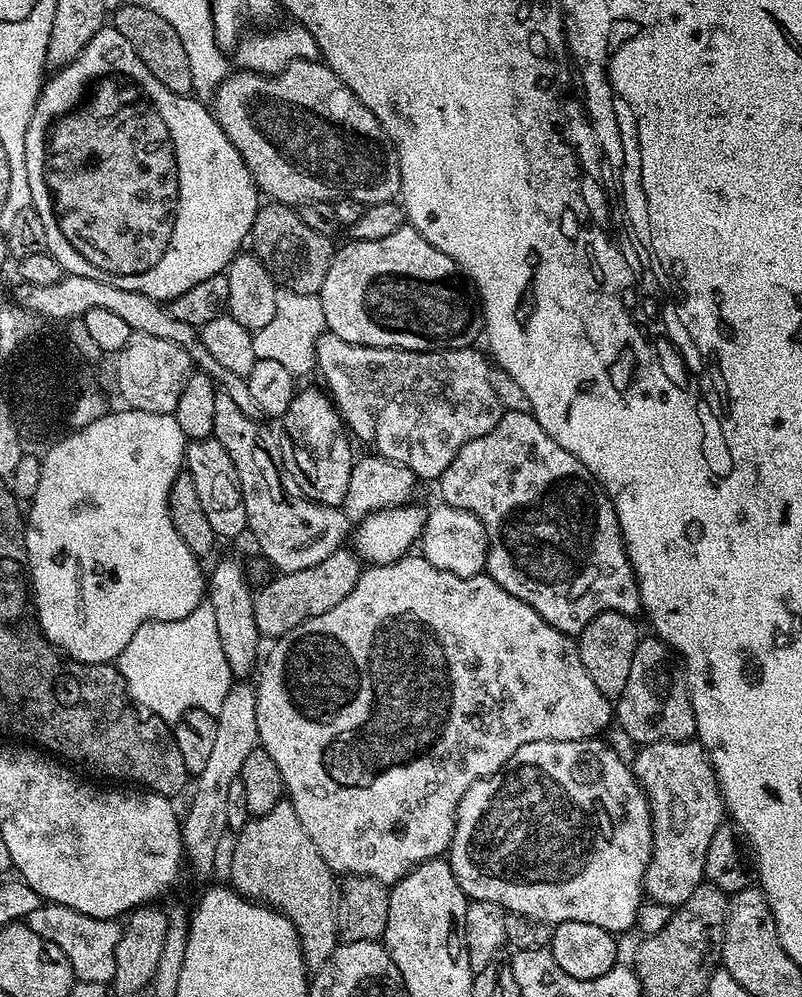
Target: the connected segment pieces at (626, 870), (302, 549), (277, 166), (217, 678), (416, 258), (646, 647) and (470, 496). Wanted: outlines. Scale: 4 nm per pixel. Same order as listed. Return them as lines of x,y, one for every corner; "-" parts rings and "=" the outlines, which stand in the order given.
600,738
574,742
535,740
514,750
514,758
510,758
510,762
502,765
493,776
482,778
474,782
474,786
470,786
468,794
462,798
456,811
456,833
452,835
452,847
446,853
446,859
454,870
454,878
459,882
461,890
469,901
494,902
508,912
517,912
535,920
546,920
553,926
573,920
590,922
594,926
602,926
602,930
607,932
621,934
620,932
636,924
636,916
645,899
646,866
652,857
652,815
648,805
648,795
642,791
636,781
629,761
623,760
614,749
607,748
602,741
603,739
=
223,394
214,398
212,436
226,446
226,454
230,454
234,470
238,470
242,502
246,502
248,532
256,539
261,554
276,567
277,573
318,566
322,558
330,558
334,550
342,547
347,536
349,539
349,518
343,507
331,508
304,494
300,489
300,480
286,463
286,452
280,449
275,434
259,428
256,423
253,417
238,410
234,398
=
291,60
291,62
275,74
265,74
255,70
239,71
234,73
233,76
226,77
217,86
214,115
216,121
222,126
226,138
230,138
230,142
234,142
238,154
242,154
242,158
246,162
246,166
250,170
257,188
260,189
261,193
269,201
289,206
299,206
311,200
330,200
335,202
345,196
346,198
358,198
358,202
369,206
376,203
395,201
399,197
400,167
398,166
396,147
392,145
392,141
384,133
384,127
380,125
378,118
374,118
372,111
350,91
342,82
342,78
338,78
338,74
334,74
334,70
330,70
327,64
320,60
=
207,602
199,604
186,618
148,620
138,626
118,658
118,667
129,697
145,713
165,722
181,720
191,708
217,714
234,683
226,654
222,654
214,606
=
403,226
394,231
394,234
389,234
386,238
379,238
377,241
360,241
349,239
348,244
344,244
335,249
332,254
332,261
330,262
330,270
326,270
326,282
322,282
322,290
318,293
320,301
322,302
322,310
326,313
326,322
328,323
327,331
338,334
338,338
346,338
346,342
351,344
361,344
362,346
382,346
383,348
401,348
402,350
414,350
415,352
434,352
437,350
451,350
454,348
470,348
477,342
476,339
481,339
484,331
484,309
480,302
480,297
473,285
470,283
467,276
460,271
460,267
456,265
453,260
446,254
442,254
442,250
438,250
434,246
430,246
430,242
426,242
426,238
422,238
422,234
418,234
418,230
414,230
411,226
=
645,635
634,650
630,678
626,678
626,690
622,690
614,704
614,720
640,746
695,737
696,719
692,700
688,696
686,673
672,649
655,635
=
505,411
490,434
466,442
466,446
454,454
454,462
450,462
440,475
439,499
455,508
473,512
480,519
488,535
486,575
498,582
502,590
526,602
526,606
533,608
558,631
575,637
603,612
635,617
641,611
640,591
624,549
612,499
570,450
562,450
562,446
538,426
531,411
523,411

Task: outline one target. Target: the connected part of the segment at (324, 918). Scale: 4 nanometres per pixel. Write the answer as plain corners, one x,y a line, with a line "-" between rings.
282,798
270,810
261,816
252,816
239,825
234,846
234,862
230,862
230,884
240,895
257,904
267,904
269,908
283,914
298,930
302,946
304,964
309,970
321,968
334,954
338,943
336,930
336,902
338,888
334,883
332,867
318,854
318,846
310,842
310,834
302,827
298,814
294,814
292,801

